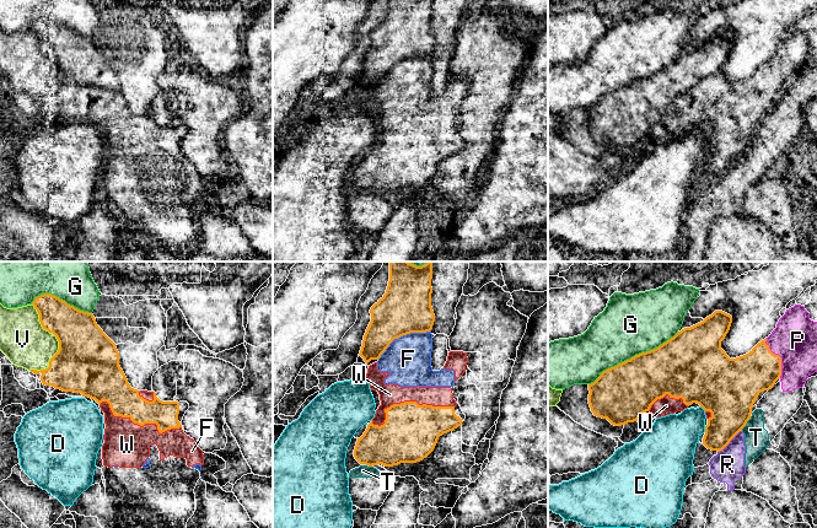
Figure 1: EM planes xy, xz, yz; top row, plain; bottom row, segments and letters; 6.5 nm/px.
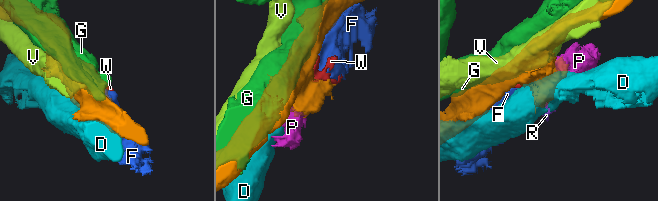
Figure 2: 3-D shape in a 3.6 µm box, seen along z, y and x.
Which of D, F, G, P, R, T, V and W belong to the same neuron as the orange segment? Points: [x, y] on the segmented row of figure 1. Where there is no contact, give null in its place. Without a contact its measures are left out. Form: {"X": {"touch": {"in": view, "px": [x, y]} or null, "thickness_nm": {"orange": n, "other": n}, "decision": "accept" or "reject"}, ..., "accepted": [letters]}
{"D": {"touch": {"in": "yz", "px": [705, 429]}, "thickness_nm": {"orange": 300, "other": 320}, "decision": "reject"}, "F": {"touch": {"in": "xz", "px": [402, 335]}, "thickness_nm": {"orange": 340, "other": 300}, "decision": "reject"}, "G": {"touch": {"in": "yz", "px": [634, 356]}, "thickness_nm": {"orange": 360, "other": 400}, "decision": "reject"}, "P": {"touch": {"in": "yz", "px": [779, 356]}, "thickness_nm": {"orange": 280, "other": 280}, "decision": "reject"}, "R": {"touch": {"in": "yz", "px": [729, 442]}, "thickness_nm": {"orange": 280, "other": 200}, "decision": "reject"}, "T": {"touch": {"in": "yz", "px": [746, 423]}, "thickness_nm": {"orange": 380, "other": 160}, "decision": "reject"}, "V": {"touch": {"in": "xy", "px": [57, 338]}, "thickness_nm": {"orange": 400, "other": 300}, "decision": "reject"}, "W": {"touch": {"in": "xz", "px": [407, 402]}, "thickness_nm": {"orange": 360, "other": 140}, "decision": "reject"}, "accepted": []}

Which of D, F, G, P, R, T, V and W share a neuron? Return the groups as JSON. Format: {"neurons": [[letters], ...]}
{"neurons": [["D"], ["F", "P", "W"], ["G"], ["R", "T"], ["V"]]}

